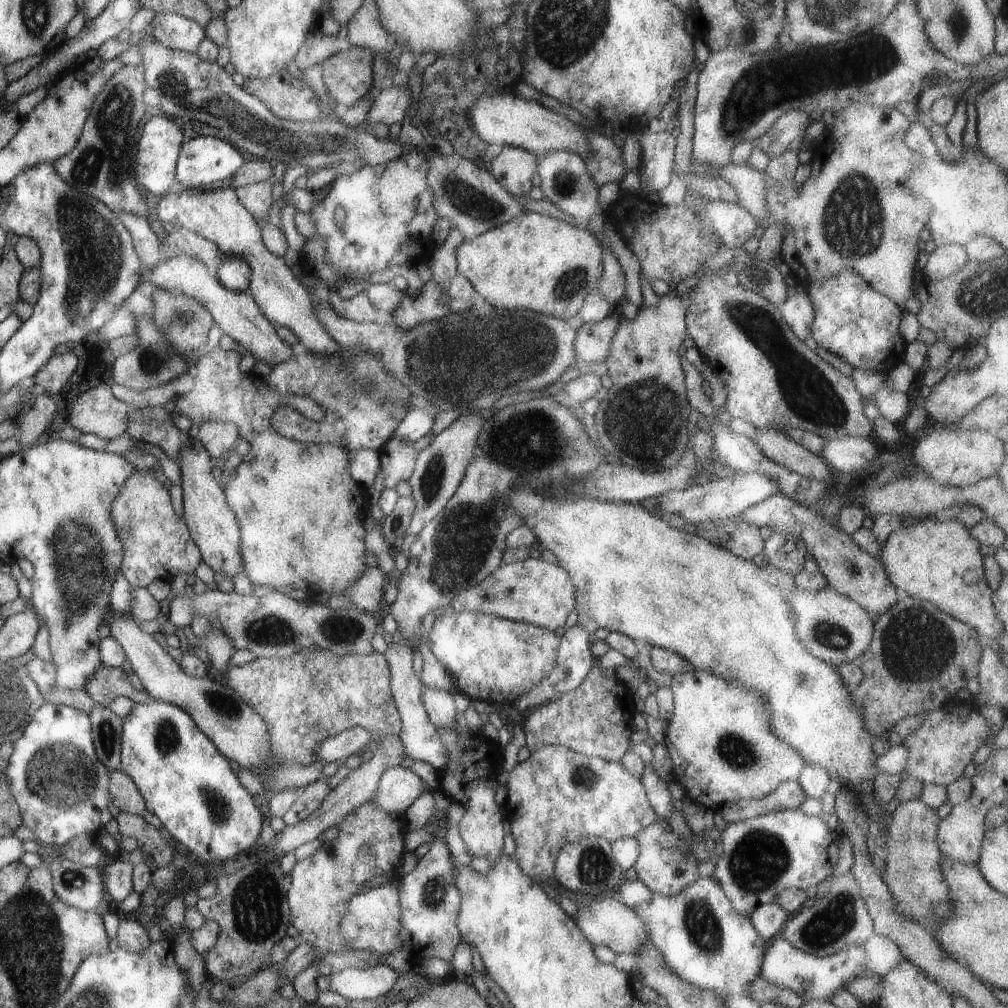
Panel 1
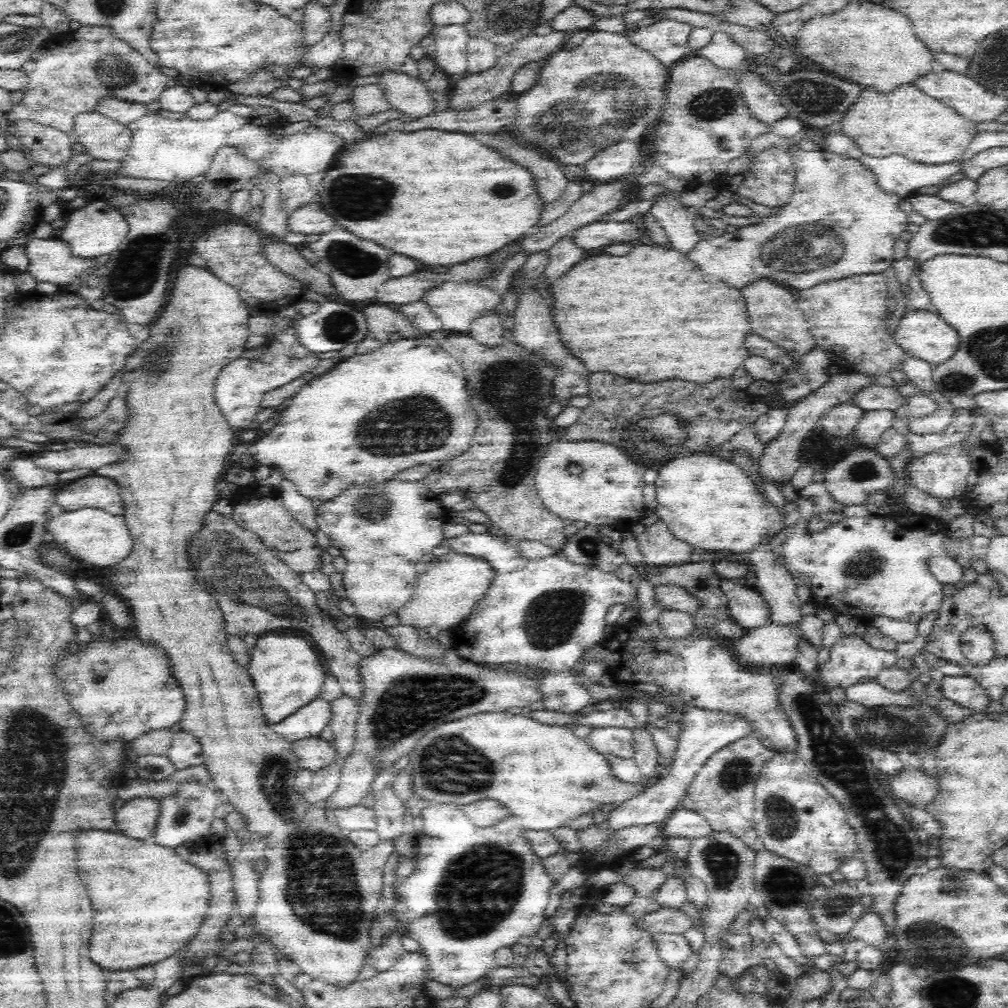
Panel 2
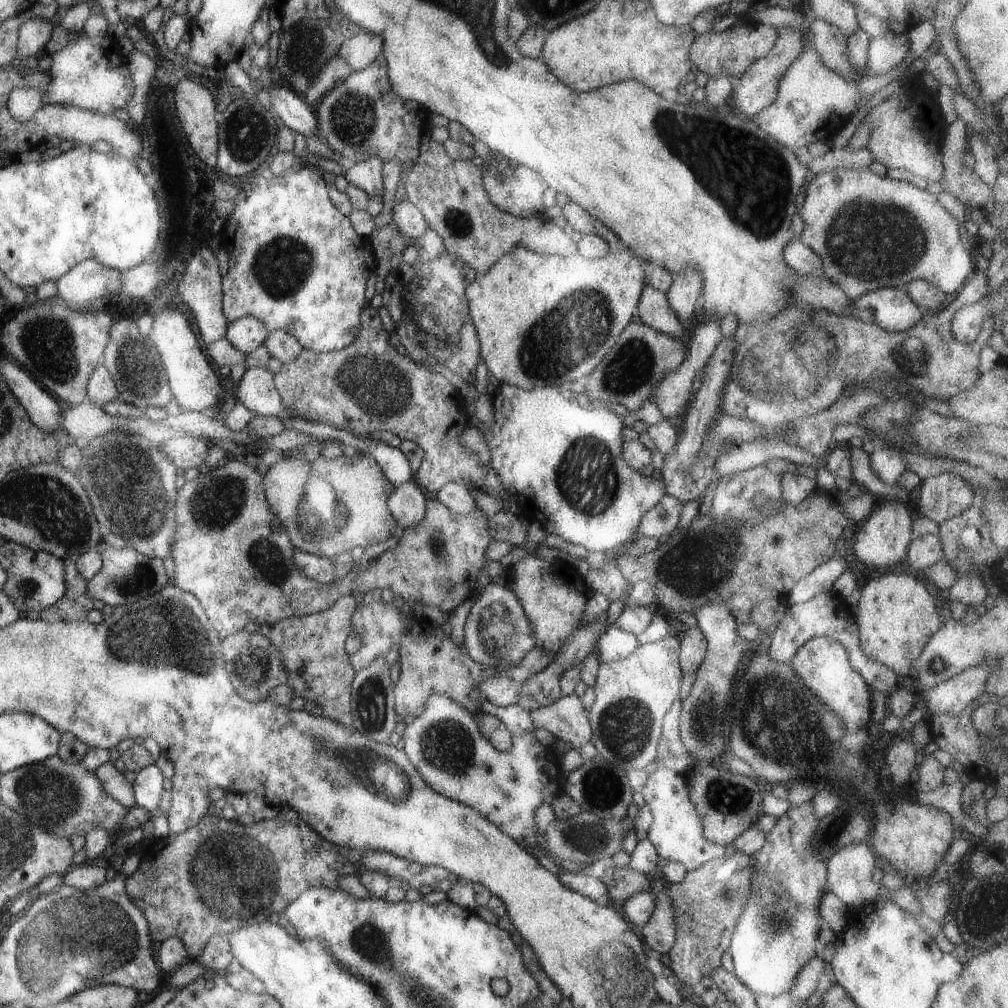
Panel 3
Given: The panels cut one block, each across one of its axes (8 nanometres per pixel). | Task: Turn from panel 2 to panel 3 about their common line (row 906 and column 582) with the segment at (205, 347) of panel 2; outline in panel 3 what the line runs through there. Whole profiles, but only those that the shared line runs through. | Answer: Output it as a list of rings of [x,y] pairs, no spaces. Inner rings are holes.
[[[620,239],[611,245],[610,253],[599,259],[585,259],[578,254],[560,256],[560,255],[541,255],[524,248],[516,248],[510,254],[506,254],[504,258],[500,258],[500,262],[496,262],[496,266],[492,266],[484,276],[480,276],[478,280],[474,280],[466,289],[465,295],[468,299],[469,313],[475,329],[477,330],[479,340],[479,353],[481,354],[487,370],[494,378],[498,378],[498,383],[506,383],[512,386],[530,390],[538,386],[562,386],[566,384],[566,380],[584,381],[587,374],[600,364],[604,354],[614,346],[618,340],[620,333],[636,319],[637,306],[644,288],[648,283],[648,279],[644,277],[644,264],[646,261],[637,257]]]

